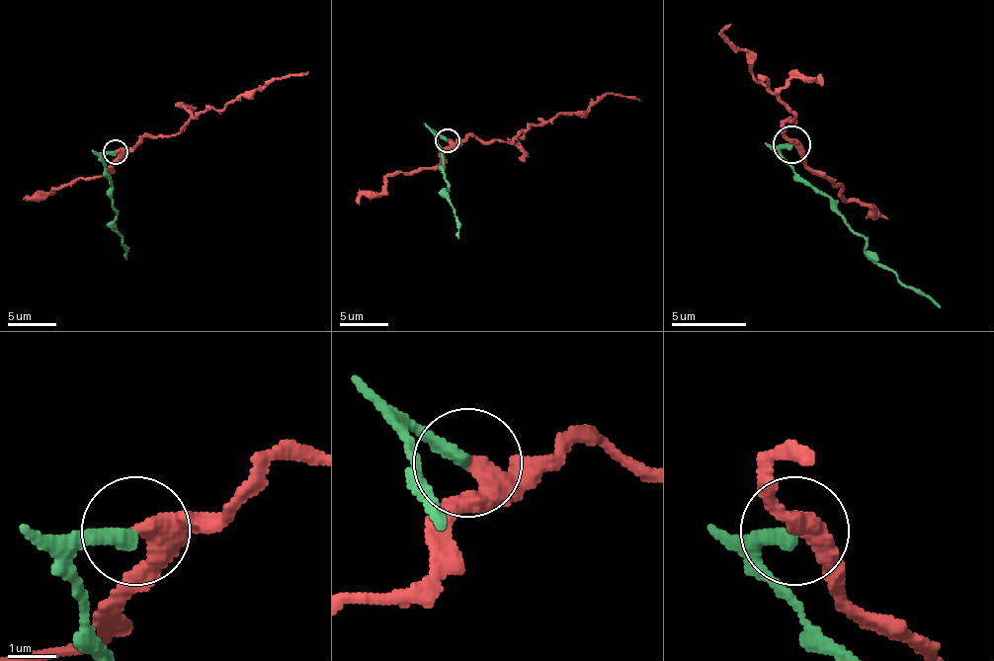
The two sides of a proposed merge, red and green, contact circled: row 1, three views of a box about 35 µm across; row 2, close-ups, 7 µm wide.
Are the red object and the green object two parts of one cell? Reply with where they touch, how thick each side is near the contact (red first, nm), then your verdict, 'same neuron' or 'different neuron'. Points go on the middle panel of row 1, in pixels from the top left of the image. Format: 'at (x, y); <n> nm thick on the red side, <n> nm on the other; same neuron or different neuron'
at (448, 140); 320 nm thick on the red side, 320 nm on the other; different neuron

